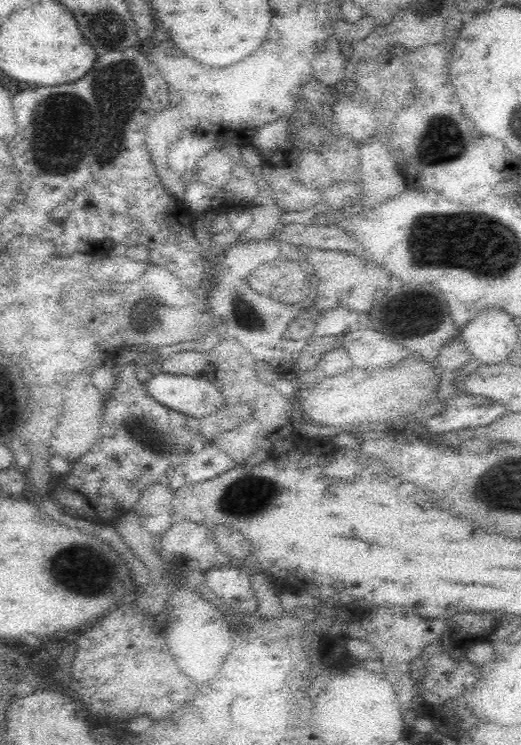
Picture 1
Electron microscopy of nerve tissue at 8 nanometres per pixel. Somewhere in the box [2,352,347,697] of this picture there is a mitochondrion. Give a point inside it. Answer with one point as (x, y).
(79, 563)

